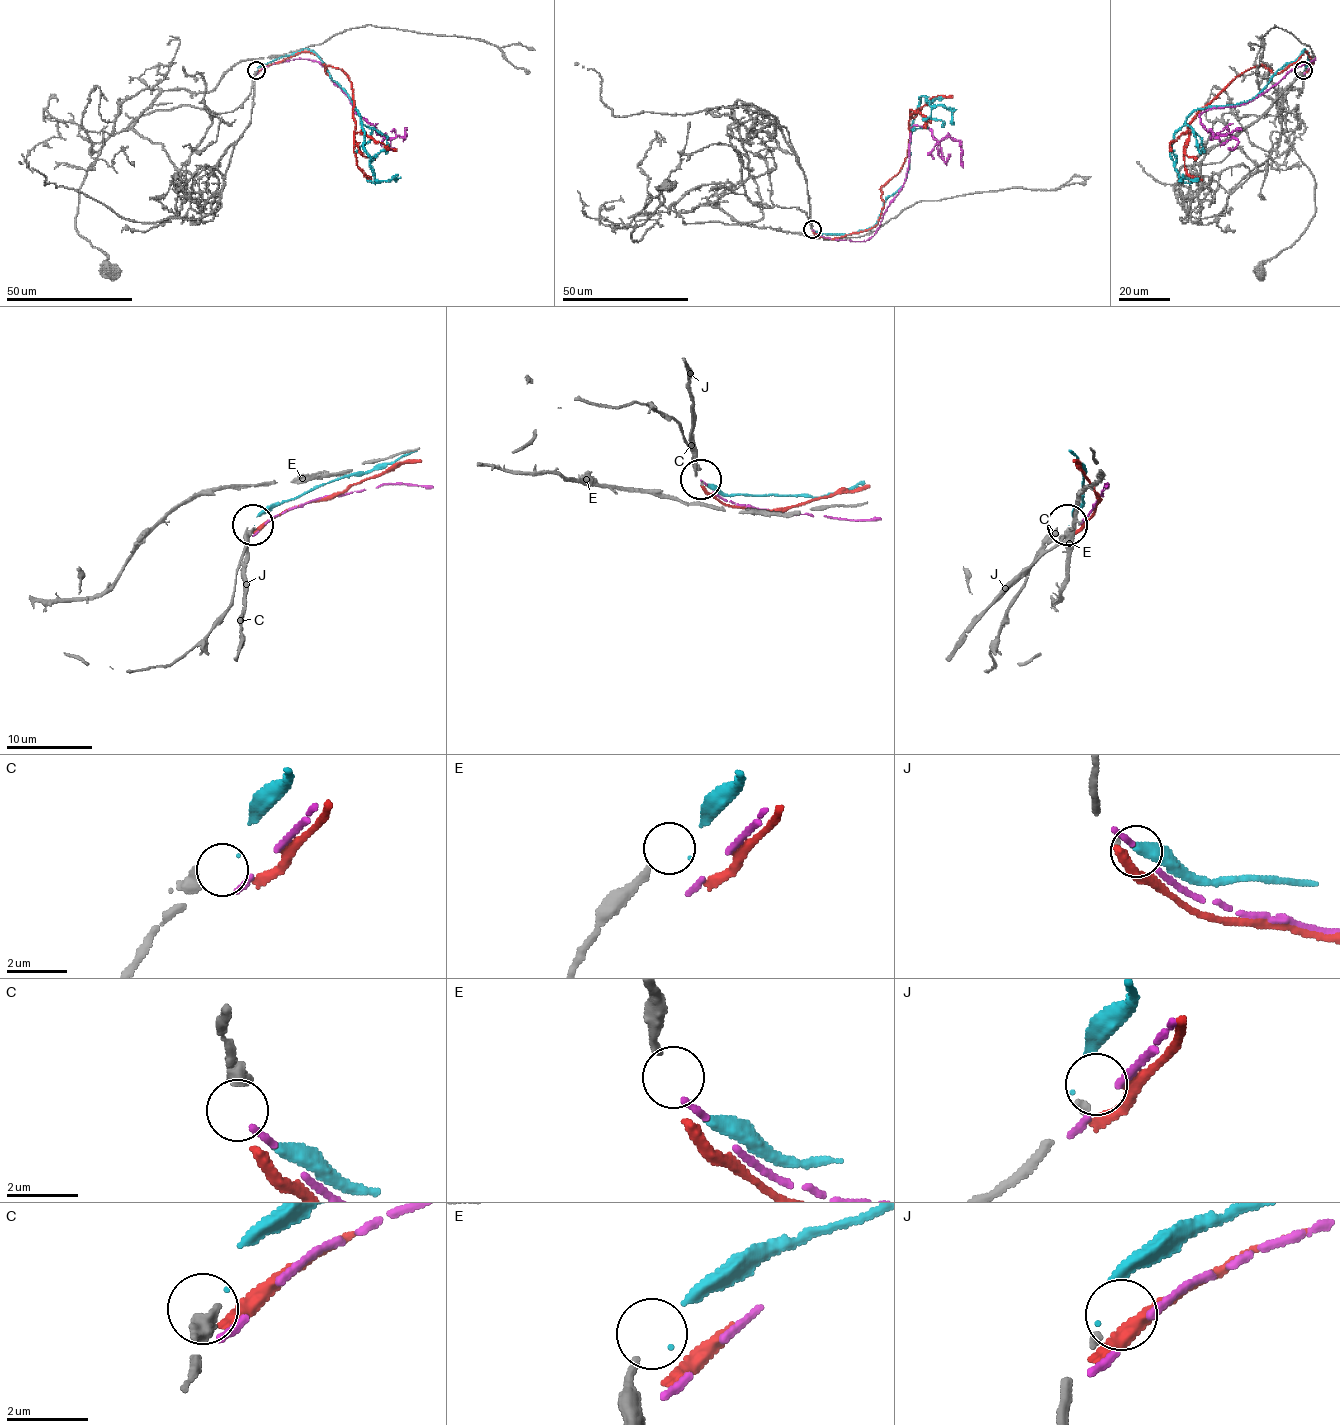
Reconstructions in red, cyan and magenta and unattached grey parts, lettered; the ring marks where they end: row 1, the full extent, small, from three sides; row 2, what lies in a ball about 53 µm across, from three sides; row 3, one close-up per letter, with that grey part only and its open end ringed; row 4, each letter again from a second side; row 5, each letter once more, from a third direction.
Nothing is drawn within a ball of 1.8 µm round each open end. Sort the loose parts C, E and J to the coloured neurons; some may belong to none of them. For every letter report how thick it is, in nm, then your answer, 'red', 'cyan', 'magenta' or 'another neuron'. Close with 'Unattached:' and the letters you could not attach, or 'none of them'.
C: 420 nm thick; cyan
E: 200 nm thick; another neuron
J: 150 nm thick; another neuron
Unattached: E, J

